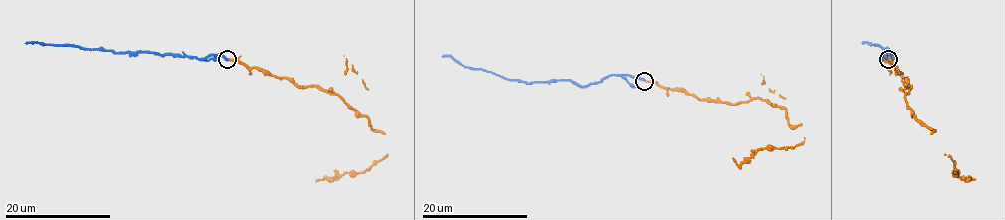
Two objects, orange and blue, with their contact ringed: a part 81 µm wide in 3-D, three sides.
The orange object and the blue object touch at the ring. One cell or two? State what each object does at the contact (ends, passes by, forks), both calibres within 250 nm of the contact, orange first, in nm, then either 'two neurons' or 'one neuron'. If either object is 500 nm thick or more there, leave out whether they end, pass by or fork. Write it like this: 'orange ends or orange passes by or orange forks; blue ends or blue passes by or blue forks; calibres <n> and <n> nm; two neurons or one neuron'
orange ends; blue ends; calibres 280 and 320 nm; two neurons

